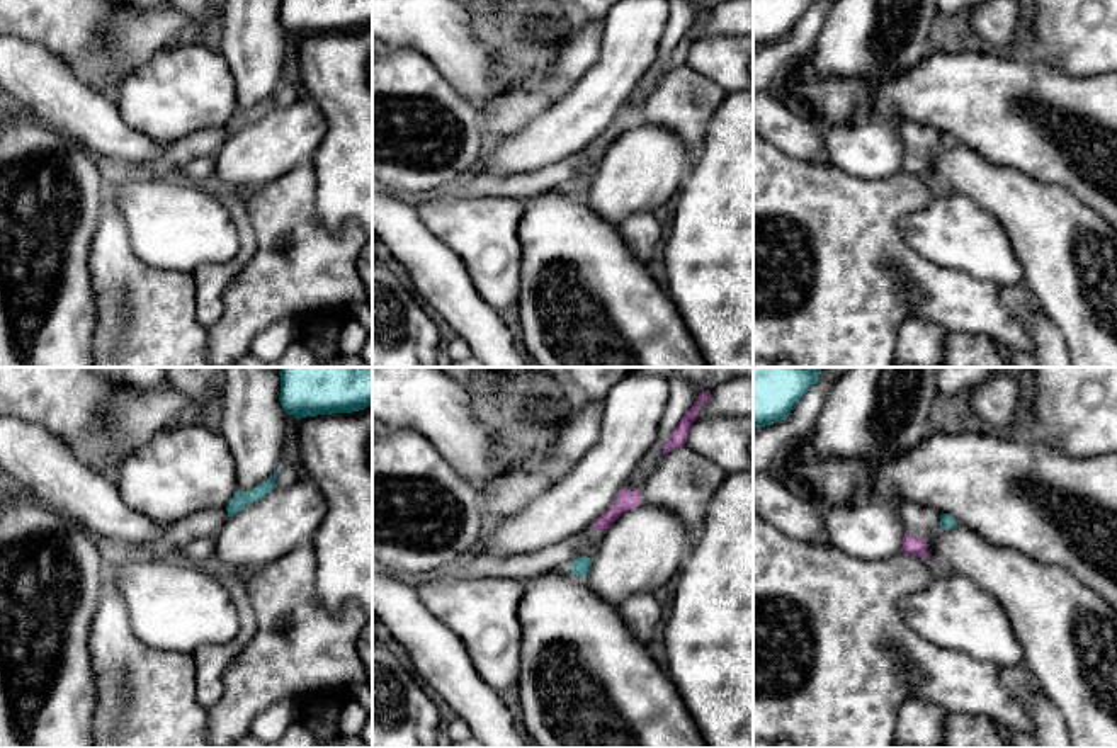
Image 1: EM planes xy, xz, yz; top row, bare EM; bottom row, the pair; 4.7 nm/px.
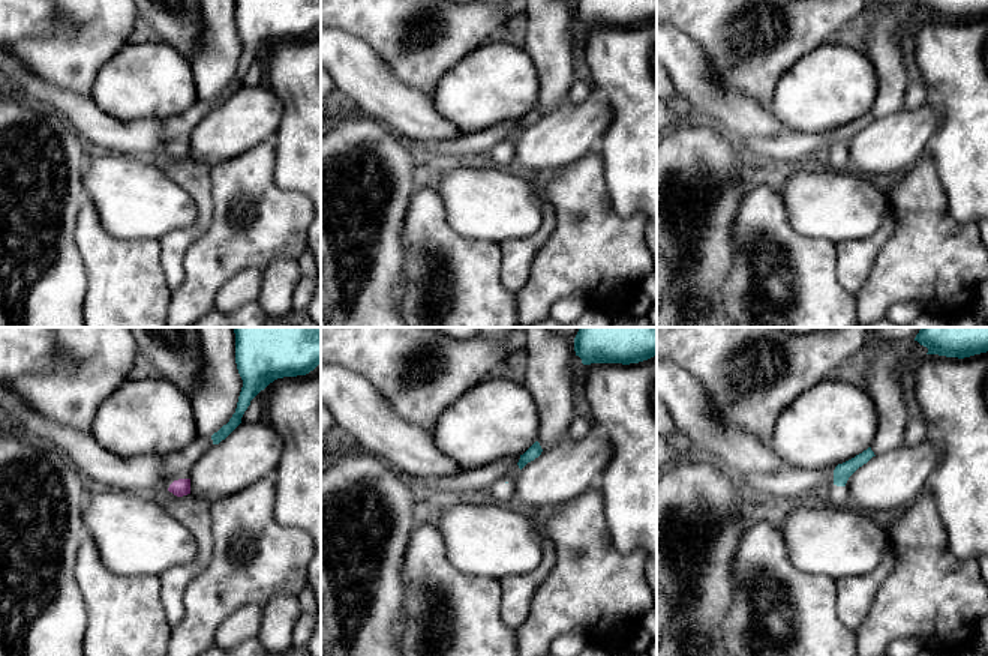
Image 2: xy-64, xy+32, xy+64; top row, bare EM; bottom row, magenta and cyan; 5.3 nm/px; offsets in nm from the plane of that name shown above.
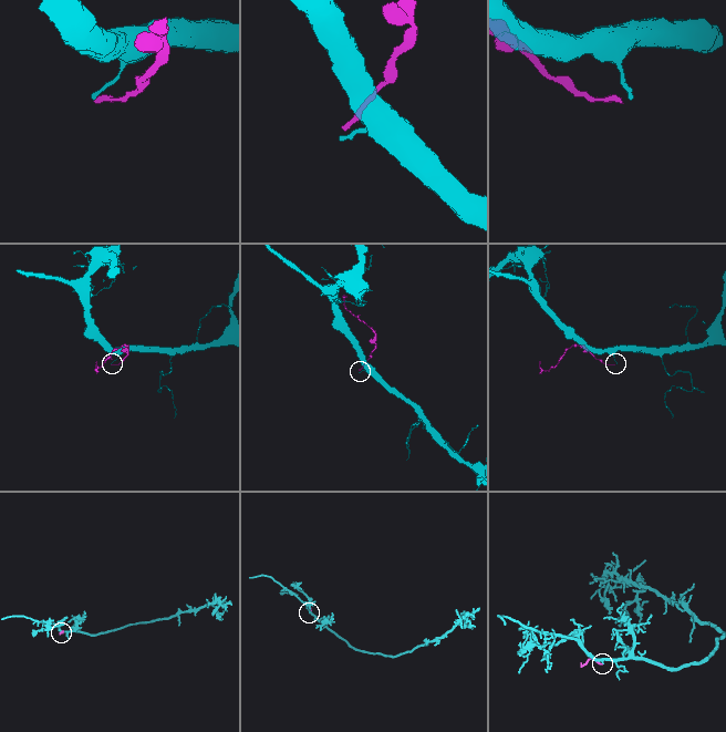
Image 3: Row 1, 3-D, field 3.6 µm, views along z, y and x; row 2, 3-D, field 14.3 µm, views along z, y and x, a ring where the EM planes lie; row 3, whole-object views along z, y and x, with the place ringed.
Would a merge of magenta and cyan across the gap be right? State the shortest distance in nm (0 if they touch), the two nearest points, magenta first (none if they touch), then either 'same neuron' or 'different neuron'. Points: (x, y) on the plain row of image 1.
gap 100 nm; span yz (925, 160), (942, 148); different neuron

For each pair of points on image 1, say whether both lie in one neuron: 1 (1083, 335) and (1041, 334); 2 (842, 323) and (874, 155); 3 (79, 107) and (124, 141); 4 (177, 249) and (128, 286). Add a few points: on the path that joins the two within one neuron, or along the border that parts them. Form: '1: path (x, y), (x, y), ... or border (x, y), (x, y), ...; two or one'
1: border (1039, 303), (1068, 349); two
2: border (832, 165), (867, 179), (884, 179), (900, 170); two
3: path (90, 119), (113, 141); one
4: border (128, 237), (131, 250), (145, 262), (191, 272); two

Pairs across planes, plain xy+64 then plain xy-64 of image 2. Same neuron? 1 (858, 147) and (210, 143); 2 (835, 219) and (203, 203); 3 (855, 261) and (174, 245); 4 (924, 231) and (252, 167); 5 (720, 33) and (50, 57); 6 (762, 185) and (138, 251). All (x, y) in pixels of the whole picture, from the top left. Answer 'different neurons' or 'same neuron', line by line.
1: same neuron
2: different neurons
3: same neuron
4: same neuron
5: different neurons
6: same neuron

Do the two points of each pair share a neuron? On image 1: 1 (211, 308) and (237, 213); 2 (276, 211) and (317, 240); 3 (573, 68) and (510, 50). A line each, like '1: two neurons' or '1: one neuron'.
1: one neuron
2: one neuron
3: two neurons

